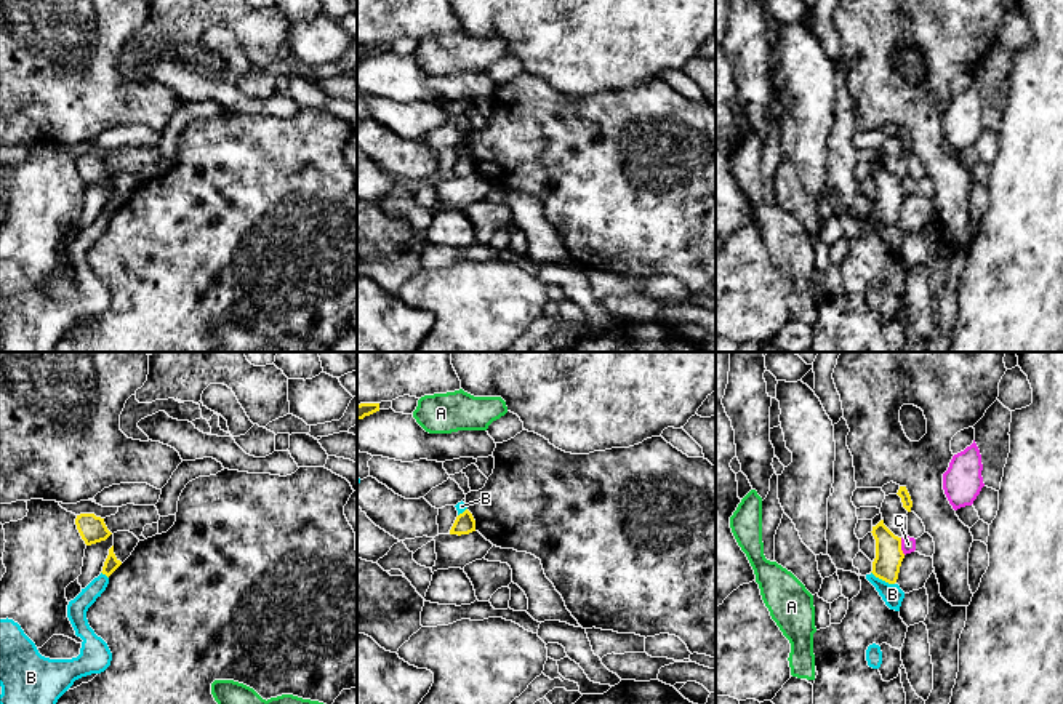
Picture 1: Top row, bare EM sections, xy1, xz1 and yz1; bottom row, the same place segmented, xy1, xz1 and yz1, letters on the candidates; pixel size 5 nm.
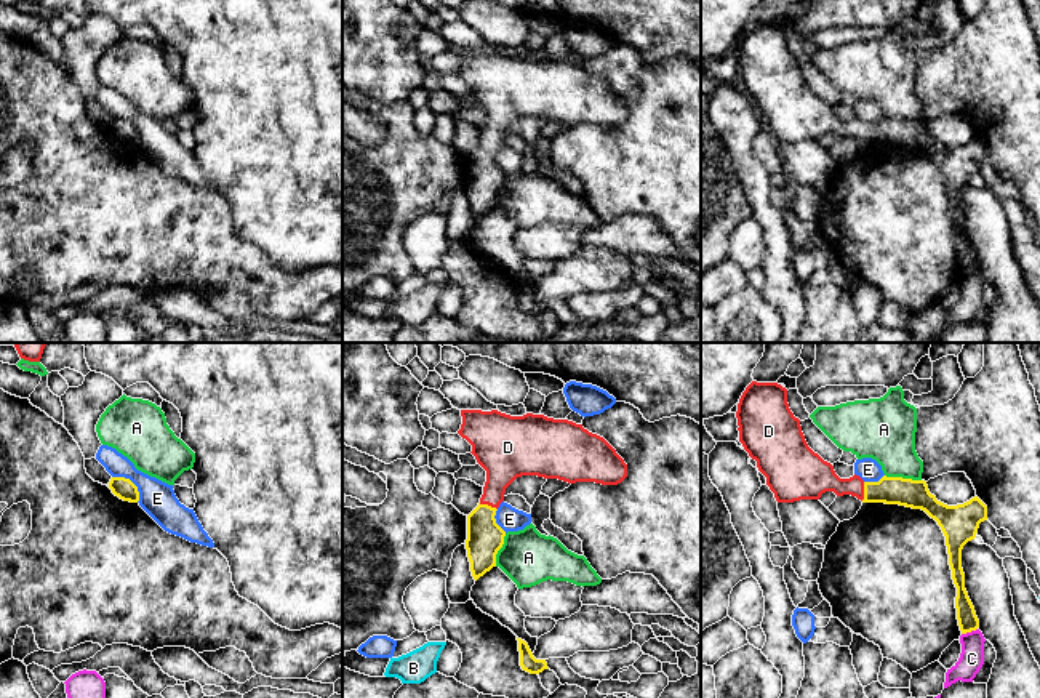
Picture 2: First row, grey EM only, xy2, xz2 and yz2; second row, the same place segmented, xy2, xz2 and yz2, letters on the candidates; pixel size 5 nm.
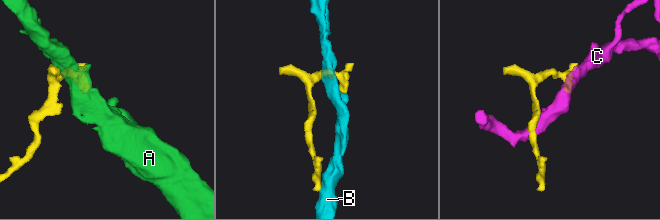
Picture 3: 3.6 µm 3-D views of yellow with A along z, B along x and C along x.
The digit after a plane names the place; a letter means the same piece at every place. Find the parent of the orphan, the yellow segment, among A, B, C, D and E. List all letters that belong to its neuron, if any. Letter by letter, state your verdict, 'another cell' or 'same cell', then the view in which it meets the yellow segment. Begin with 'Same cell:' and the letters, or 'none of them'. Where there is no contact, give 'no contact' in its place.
Same cell: D
A: another cell | yz2
B: another cell | yz1
C: another cell | yz1
D: same cell | yz2
E: another cell | xy2

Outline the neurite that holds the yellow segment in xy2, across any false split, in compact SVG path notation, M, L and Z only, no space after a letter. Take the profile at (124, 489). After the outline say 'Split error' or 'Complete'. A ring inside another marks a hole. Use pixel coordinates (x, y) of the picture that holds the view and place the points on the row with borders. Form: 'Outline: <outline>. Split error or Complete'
Outline: M112 477L109 482L109 488L115 496L118 496L123 501L130 501L130 503L139 501L138 487L130 479Z. Complete

